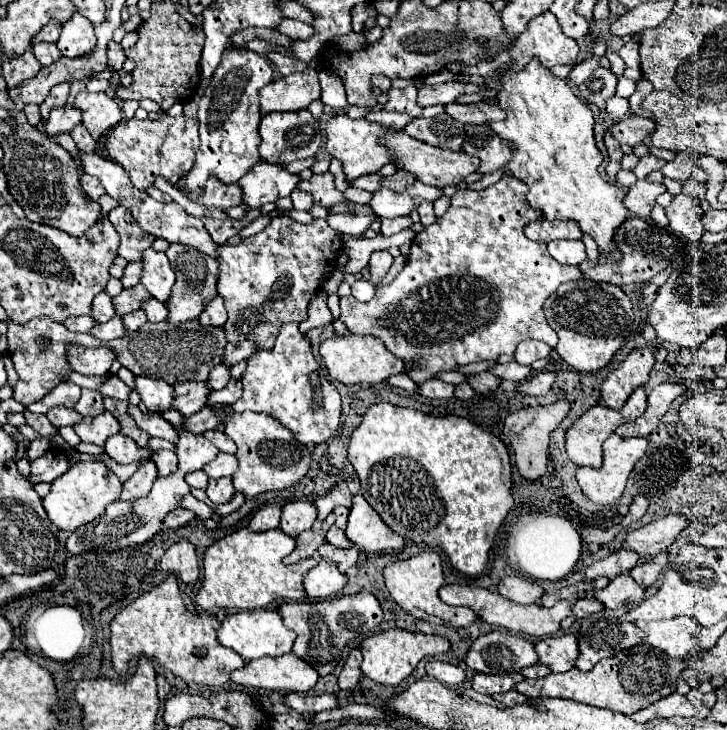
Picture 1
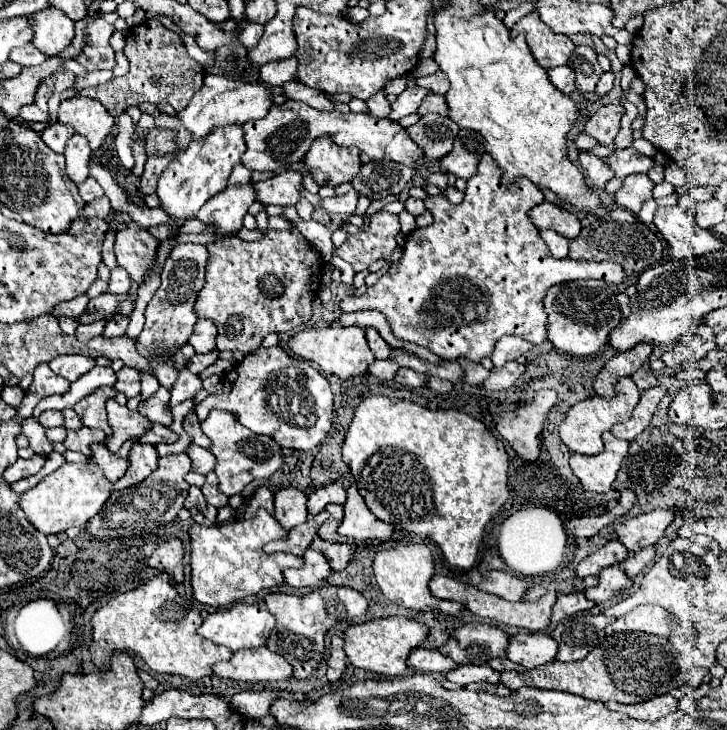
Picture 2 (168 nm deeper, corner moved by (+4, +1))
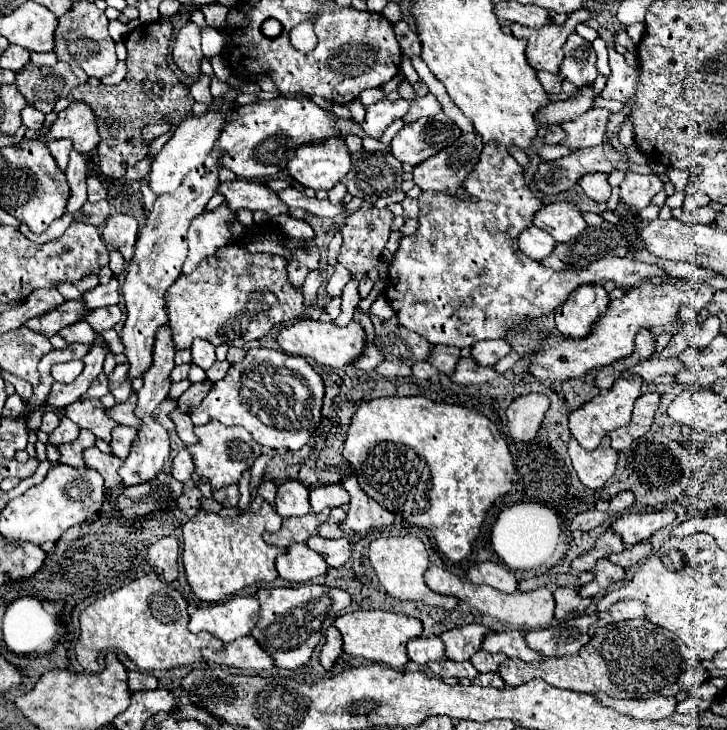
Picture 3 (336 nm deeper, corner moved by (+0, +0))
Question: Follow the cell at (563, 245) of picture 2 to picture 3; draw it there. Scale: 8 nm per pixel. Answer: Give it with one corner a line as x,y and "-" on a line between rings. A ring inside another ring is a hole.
528,226
528,230
524,230
524,234
520,234
520,238
518,238
520,252
534,260
548,258
554,252
556,244
558,242
538,226

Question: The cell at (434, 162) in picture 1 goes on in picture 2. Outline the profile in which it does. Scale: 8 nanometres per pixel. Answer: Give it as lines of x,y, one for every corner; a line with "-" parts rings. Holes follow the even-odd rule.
284,101
280,105
272,105
268,115
258,121
248,121
242,125
246,151
240,157
240,163
252,171
282,171
292,163
304,159
310,143
318,137
328,137
332,143
340,147
356,147
374,159
392,159
410,169
414,165
426,165
430,171
440,171
436,161
424,157
420,147
408,137
406,129
402,129
396,121
378,119
366,113
340,113
340,111
318,111
302,101

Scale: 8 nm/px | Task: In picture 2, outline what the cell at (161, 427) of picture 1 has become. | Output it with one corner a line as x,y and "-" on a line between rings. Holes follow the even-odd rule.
114,399
106,401
106,411
108,411
108,425
112,427
112,435
106,435
104,445
108,445
112,453
116,453
126,439
142,435
150,427
146,417
142,417
138,411
130,411
128,407
118,405

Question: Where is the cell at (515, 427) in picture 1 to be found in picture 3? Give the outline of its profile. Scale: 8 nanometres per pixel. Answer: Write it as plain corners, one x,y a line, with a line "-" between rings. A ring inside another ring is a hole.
526,394
514,400
506,410
510,436
520,442
532,442
542,426
548,406
550,398
546,394

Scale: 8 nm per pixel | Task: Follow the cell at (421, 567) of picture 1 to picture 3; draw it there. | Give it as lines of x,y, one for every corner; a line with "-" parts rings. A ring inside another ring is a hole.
398,536
398,538
378,538
370,544
370,564
380,580
380,584
386,588
386,592
396,598
396,600
410,600
410,602
424,602
424,604
432,604
444,610
454,610
458,600
456,598
448,598
442,594
432,592
426,582
424,582
424,572
430,566
428,560
428,552
426,546
422,544
420,538
414,536

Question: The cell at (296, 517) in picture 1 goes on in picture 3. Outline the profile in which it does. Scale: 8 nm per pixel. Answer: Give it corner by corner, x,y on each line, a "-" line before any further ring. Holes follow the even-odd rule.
294,480
280,484
278,496
276,496
276,512
282,518
306,516
310,512
308,488
304,488
300,482
294,482

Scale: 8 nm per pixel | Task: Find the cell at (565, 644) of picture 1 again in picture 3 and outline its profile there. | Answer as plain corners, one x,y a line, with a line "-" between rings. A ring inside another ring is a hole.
510,630
510,632
490,632
488,638
484,638
484,650
488,652
502,652
508,658
520,658
524,662
540,662
544,656
530,648
524,640
524,634
518,630

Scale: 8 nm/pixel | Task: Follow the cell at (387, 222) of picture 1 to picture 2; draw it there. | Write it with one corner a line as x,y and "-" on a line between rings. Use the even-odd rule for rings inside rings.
380,211
370,215
368,231
358,231
356,235
348,235
336,255
352,265
352,269
364,271
376,259
384,259
396,249
396,233
400,231
398,215

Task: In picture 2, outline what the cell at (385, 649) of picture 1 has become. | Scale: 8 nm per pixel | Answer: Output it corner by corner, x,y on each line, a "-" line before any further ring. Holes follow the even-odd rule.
380,617
370,619
358,625
350,625
342,639
344,639
344,651
346,657
354,667
368,669
374,673
380,673
384,677
398,677
404,673
406,657
416,647
422,645
422,641
428,637
428,627
408,619
408,617

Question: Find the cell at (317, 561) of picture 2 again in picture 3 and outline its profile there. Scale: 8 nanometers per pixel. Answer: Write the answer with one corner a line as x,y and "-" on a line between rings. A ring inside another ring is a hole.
296,544
290,546
286,554
280,554
276,558
276,568
286,582
302,584
316,576
322,576
328,570
328,564
306,544

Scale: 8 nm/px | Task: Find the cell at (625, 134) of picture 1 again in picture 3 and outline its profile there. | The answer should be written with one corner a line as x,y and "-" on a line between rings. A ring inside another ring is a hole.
590,108
582,116
562,122
562,128
568,134
568,138
562,144
570,146
574,150
602,144
610,116
612,116
612,110
608,110
608,108

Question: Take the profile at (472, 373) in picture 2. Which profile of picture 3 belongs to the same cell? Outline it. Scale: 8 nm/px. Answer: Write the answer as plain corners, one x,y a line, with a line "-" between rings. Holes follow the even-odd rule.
434,346
434,352
430,356
430,364
436,366
446,376
452,376
456,372
456,366
460,362
460,350
452,346

